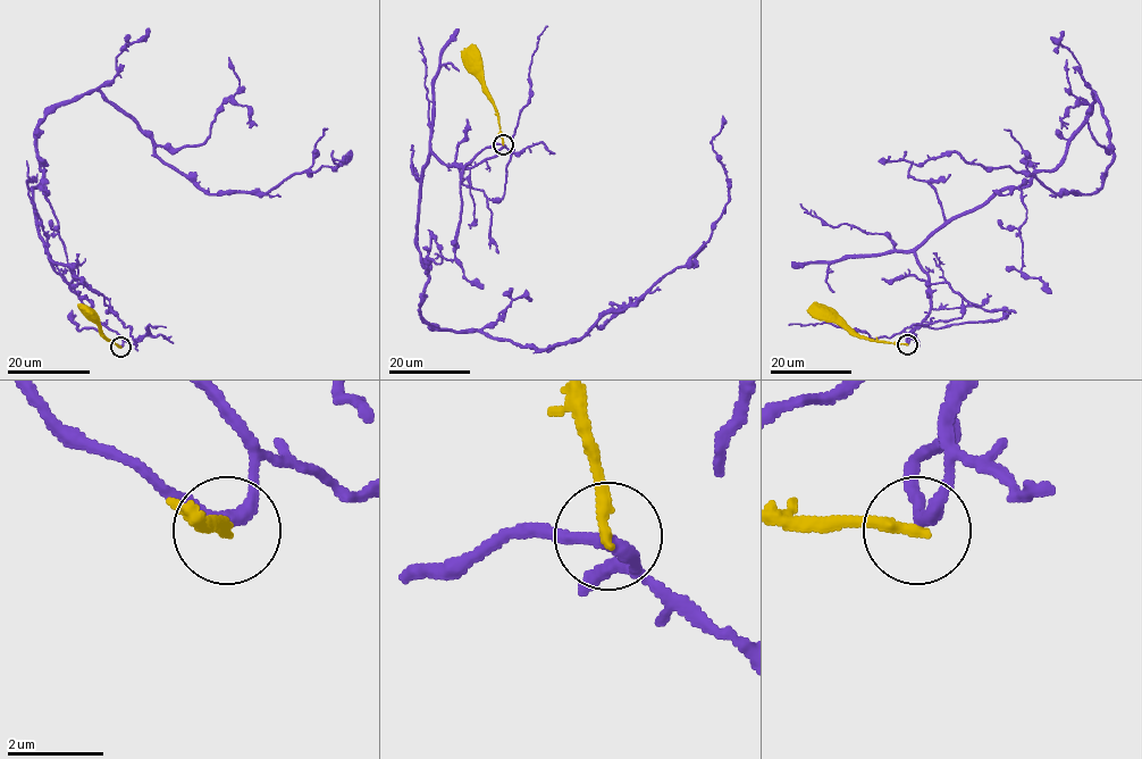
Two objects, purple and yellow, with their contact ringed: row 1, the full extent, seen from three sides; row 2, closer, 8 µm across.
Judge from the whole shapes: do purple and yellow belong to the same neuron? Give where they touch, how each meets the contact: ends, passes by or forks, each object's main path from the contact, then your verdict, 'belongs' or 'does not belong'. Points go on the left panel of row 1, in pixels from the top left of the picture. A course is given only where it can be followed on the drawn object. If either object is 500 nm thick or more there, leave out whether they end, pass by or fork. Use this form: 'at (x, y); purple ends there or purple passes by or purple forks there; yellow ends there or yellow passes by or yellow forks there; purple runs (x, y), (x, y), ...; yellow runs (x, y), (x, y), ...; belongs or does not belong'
at (120, 347); purple passes by; yellow ends there; purple runs (120, 347), (38, 230), (47, 116), (98, 90), (204, 192), (269, 192), (350, 151), (344, 160); yellow runs (120, 347), (101, 333), (90, 315); does not belong

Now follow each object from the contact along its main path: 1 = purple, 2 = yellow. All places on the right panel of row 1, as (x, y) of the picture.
1: (906, 343), (930, 310), (915, 251), (1054, 169), (1093, 92), (1113, 153), (1076, 193), (955, 152), (878, 161)
2: (906, 344), (858, 338), (820, 313)

